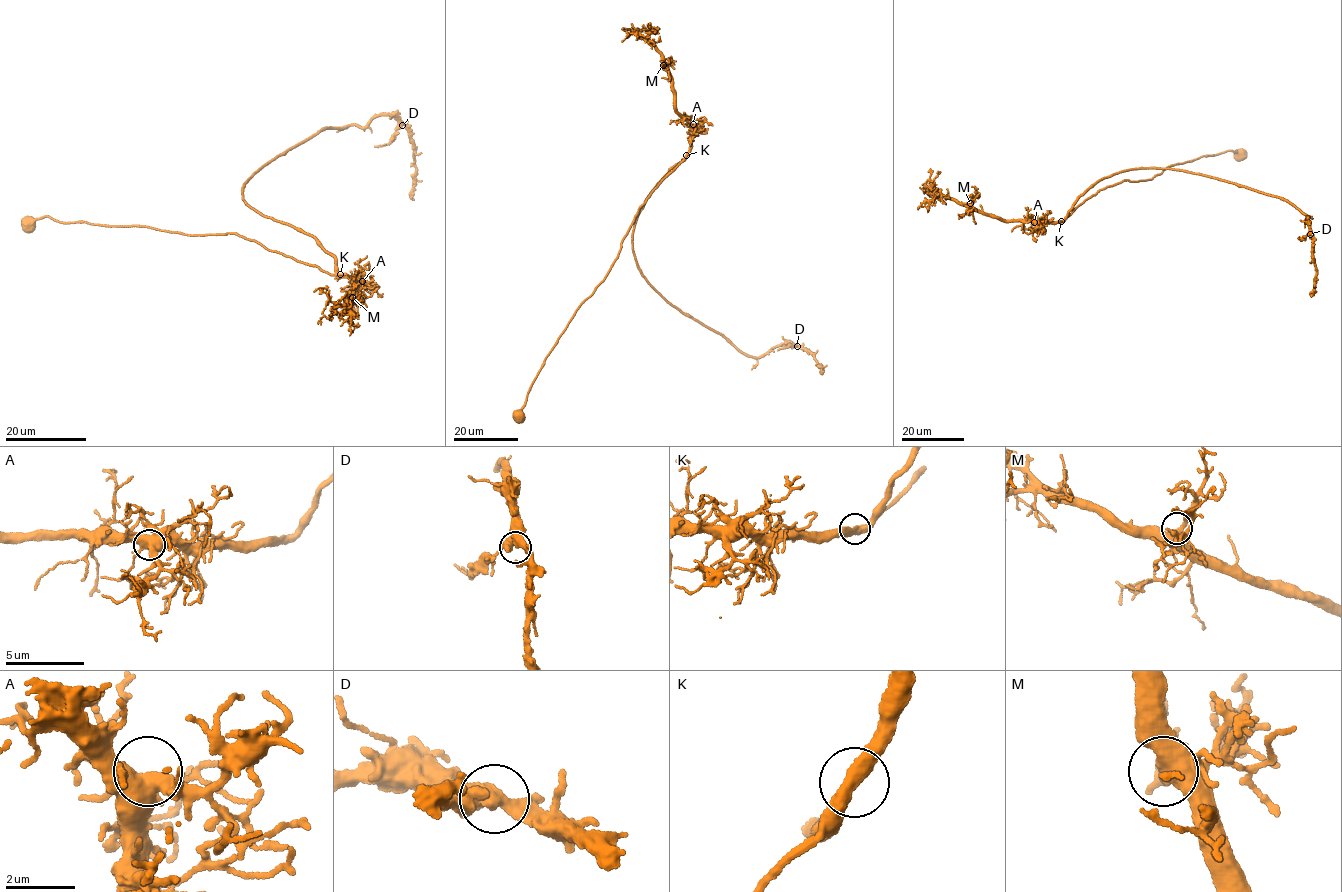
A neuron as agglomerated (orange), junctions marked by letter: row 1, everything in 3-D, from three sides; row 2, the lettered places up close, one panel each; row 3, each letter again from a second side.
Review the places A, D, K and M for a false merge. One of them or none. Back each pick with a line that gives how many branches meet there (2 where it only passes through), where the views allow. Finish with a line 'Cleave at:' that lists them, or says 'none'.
Cleave at: none

